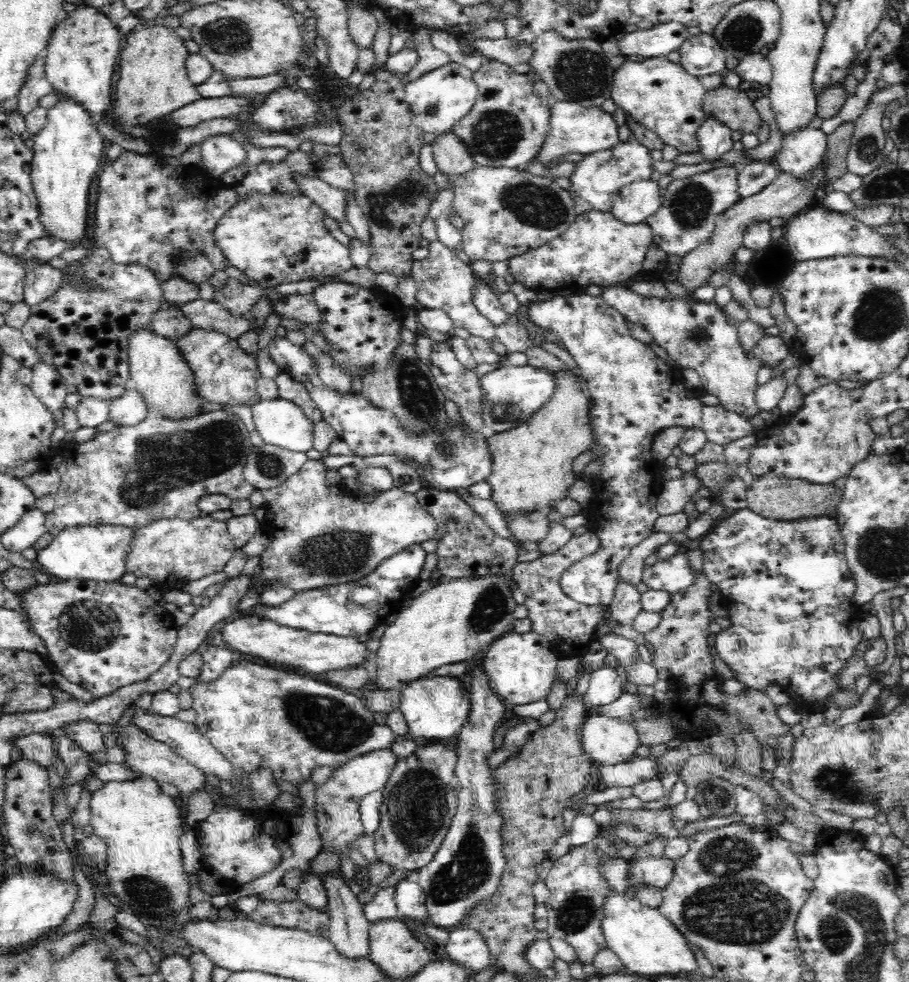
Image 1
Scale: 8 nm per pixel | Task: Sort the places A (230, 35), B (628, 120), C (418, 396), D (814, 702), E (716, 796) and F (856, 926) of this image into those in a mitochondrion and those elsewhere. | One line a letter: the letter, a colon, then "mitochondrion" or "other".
A: mitochondrion
B: other
C: mitochondrion
D: other
E: mitochondrion
F: mitochondrion

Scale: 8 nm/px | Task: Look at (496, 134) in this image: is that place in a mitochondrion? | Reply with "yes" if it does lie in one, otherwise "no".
yes

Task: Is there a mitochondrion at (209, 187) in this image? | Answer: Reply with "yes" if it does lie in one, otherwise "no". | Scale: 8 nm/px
no

